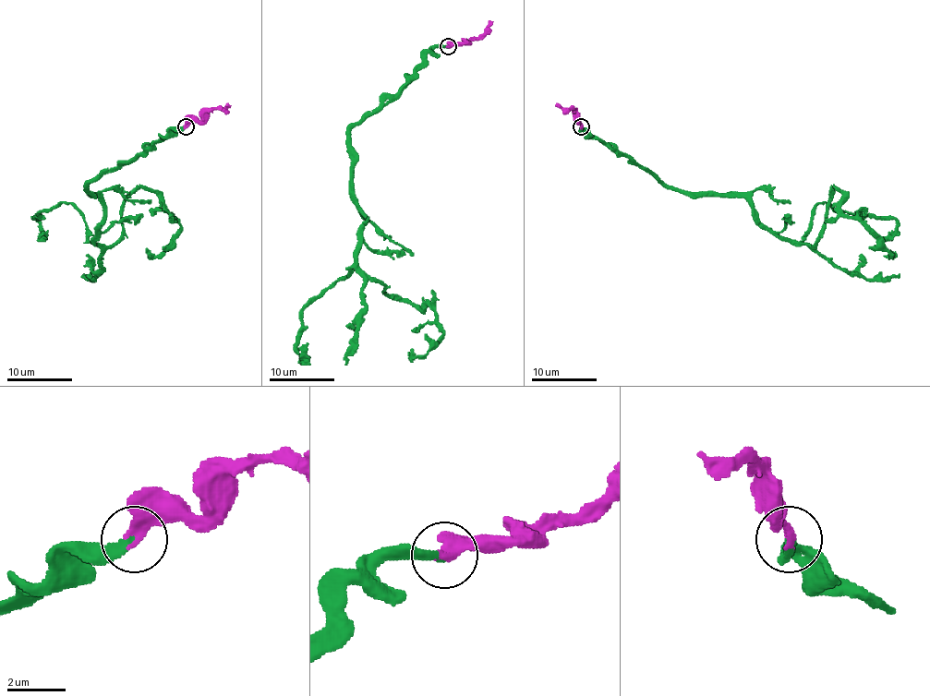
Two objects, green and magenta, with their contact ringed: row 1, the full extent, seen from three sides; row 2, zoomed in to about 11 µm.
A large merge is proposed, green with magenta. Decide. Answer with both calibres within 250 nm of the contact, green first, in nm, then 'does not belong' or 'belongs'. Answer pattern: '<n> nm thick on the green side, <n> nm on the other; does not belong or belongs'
320 nm thick on the green side, 400 nm on the other; belongs

